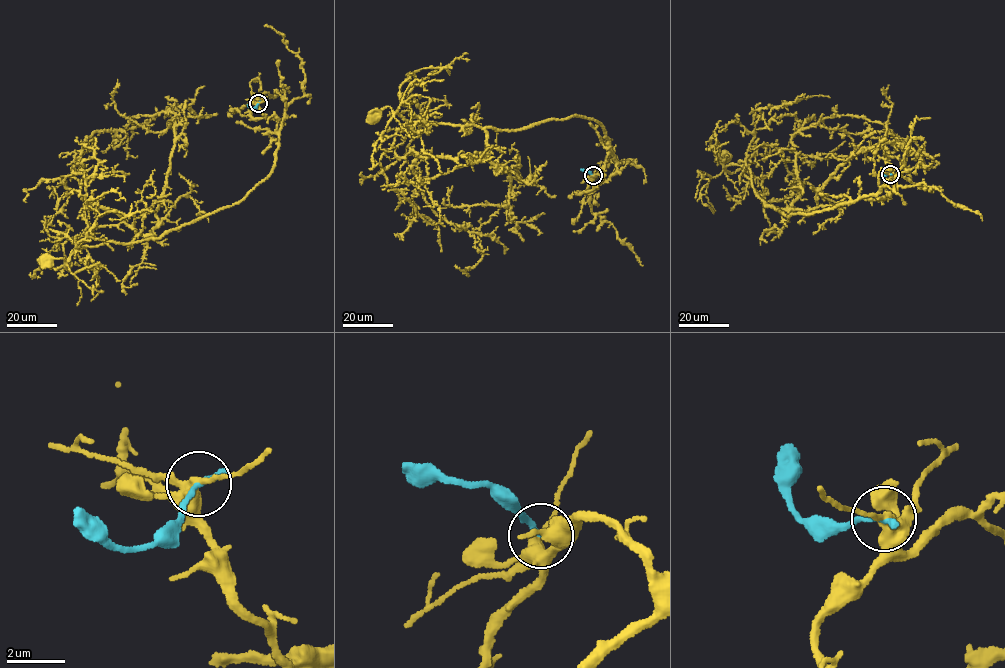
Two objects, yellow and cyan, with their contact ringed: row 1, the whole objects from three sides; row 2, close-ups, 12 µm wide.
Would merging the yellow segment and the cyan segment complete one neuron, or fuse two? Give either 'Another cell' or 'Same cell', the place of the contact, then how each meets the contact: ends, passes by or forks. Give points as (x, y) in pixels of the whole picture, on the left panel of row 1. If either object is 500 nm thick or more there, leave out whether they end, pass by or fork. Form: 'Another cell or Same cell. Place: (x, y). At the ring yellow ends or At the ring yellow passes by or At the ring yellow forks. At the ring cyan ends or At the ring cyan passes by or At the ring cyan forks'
Another cell. Place: (258, 103). At the ring yellow forks. At the ring cyan ends

